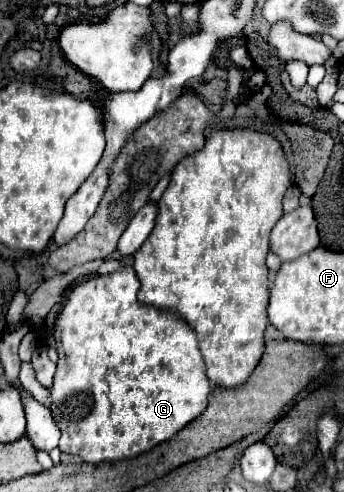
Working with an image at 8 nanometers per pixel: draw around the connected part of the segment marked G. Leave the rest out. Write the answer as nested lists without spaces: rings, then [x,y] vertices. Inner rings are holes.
[[[131,265],[109,275],[91,277],[71,289],[55,323],[59,361],[51,387],[51,411],[61,429],[59,449],[79,455],[87,463],[127,459],[149,451],[199,417],[209,401],[211,383],[205,375],[195,333],[173,313],[141,305],[137,291],[139,279]]]

